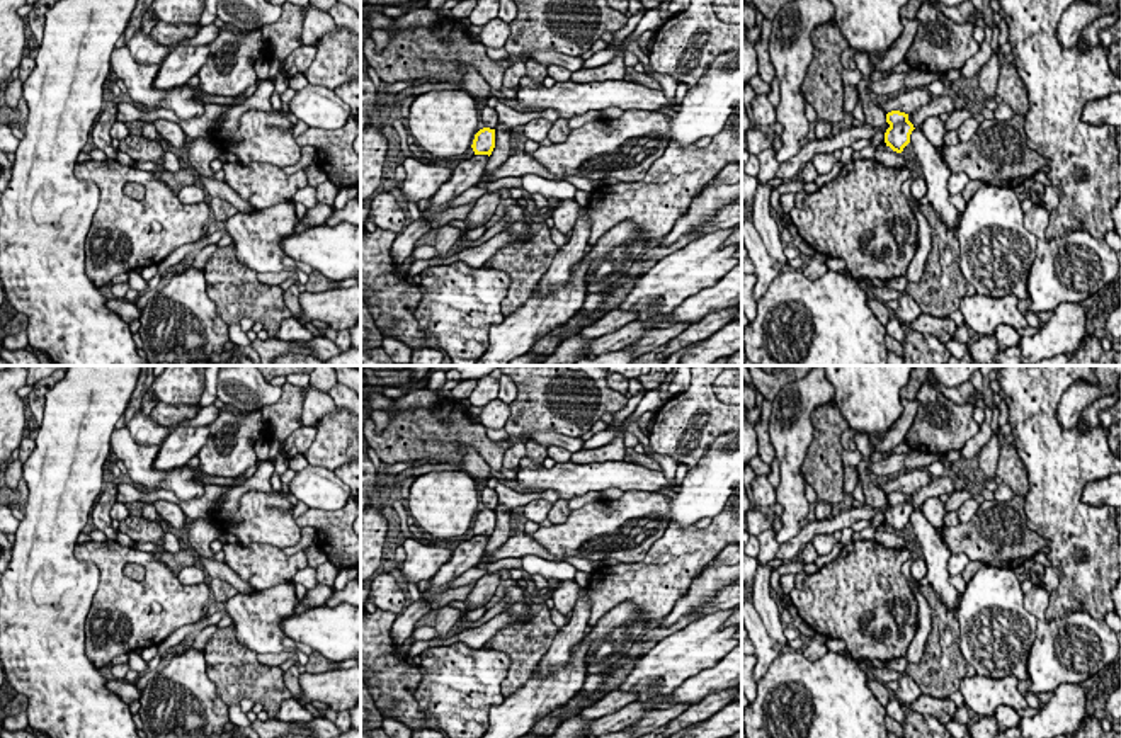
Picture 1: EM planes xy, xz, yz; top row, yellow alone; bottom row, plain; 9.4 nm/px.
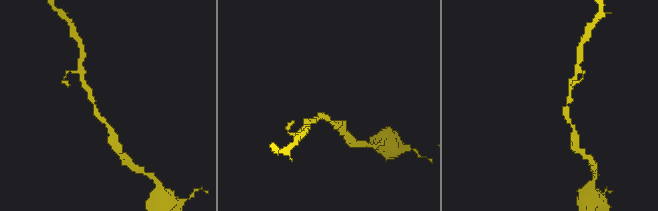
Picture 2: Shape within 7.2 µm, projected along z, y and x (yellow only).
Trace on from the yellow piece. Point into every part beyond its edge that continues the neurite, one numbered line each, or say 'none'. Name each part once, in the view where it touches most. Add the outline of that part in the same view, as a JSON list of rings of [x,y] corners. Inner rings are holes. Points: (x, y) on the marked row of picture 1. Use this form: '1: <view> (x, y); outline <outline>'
none

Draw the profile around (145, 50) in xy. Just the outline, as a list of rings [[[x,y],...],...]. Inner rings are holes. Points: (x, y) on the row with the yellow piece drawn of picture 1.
[[[141,29],[126,43],[131,56],[141,65],[162,65],[168,56],[168,48],[158,44],[150,34]]]

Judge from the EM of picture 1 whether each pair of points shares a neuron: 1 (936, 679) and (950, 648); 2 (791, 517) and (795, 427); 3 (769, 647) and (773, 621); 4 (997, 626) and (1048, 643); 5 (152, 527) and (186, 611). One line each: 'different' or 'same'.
1: same
2: same
3: different
4: different
5: different

